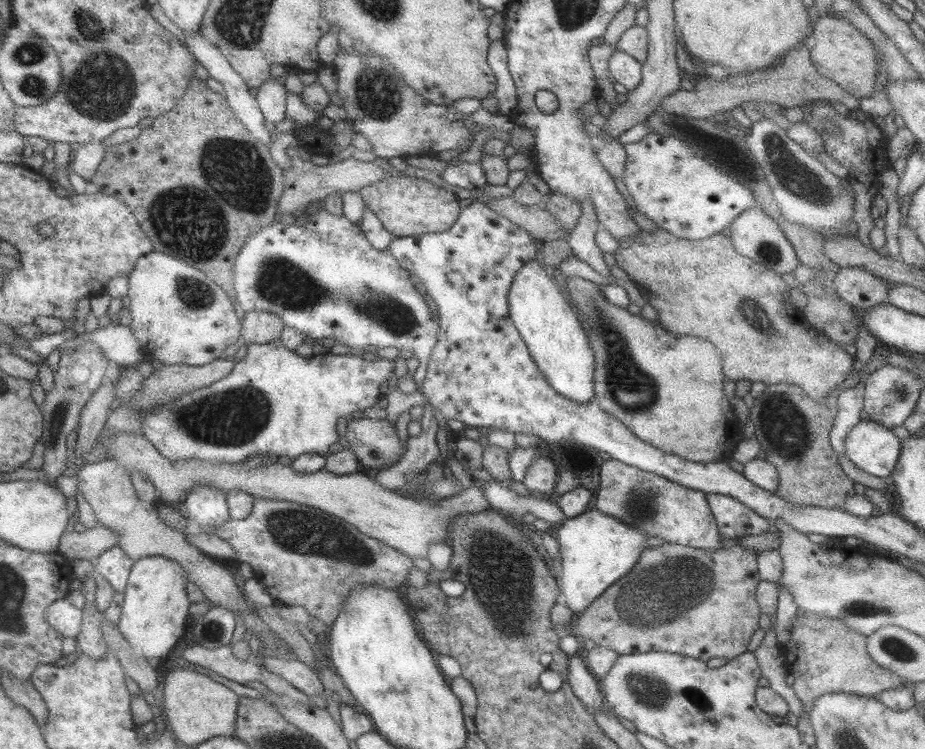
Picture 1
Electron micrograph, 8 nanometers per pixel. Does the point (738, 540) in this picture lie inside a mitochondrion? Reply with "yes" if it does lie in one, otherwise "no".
no

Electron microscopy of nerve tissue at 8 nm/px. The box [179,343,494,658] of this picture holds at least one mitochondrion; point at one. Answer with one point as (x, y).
(298, 533)

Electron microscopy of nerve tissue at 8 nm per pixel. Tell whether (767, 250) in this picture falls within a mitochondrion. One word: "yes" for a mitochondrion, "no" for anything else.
yes

